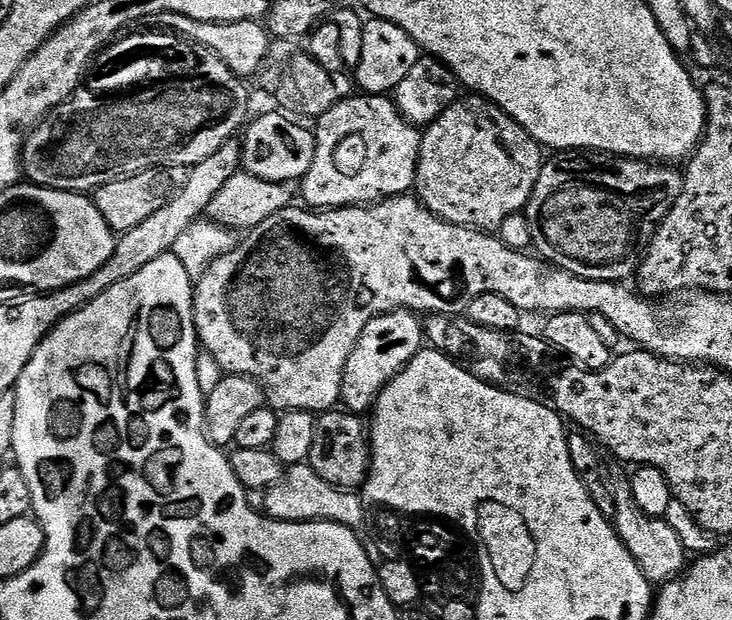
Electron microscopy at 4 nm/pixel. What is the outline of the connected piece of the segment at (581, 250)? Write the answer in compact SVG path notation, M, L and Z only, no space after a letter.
M560 150L555 154L549 155L547 159L545 159L544 169L540 172L540 177L534 186L532 197L528 199L526 209L526 215L530 222L530 230L532 231L532 248L535 249L549 265L555 266L561 272L572 272L576 276L582 277L583 280L615 280L617 282L624 282L629 279L627 276L635 277L640 267L640 261L644 258L648 244L652 241L652 235L656 233L656 228L666 218L668 211L674 206L678 194L682 194L684 178L681 169L678 170L676 168L679 167L673 166L668 162L633 160L630 156L613 156L611 152Z

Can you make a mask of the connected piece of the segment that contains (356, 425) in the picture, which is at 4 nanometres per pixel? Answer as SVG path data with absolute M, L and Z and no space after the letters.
M329 410L315 417L314 442L306 463L330 486L345 490L360 490L368 479L370 463L370 436L359 415L347 410Z

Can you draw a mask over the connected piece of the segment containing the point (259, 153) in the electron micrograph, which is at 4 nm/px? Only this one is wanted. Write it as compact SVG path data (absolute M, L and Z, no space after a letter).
M268 112L254 120L242 132L243 171L268 183L285 184L303 180L304 175L310 170L310 165L314 163L315 131L309 125L307 128L304 124L295 124L276 112Z

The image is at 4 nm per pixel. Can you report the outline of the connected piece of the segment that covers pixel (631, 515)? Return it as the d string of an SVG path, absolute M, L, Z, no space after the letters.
M617 479L614 487L616 489L615 530L626 546L626 550L630 550L634 562L638 562L648 583L653 586L663 586L669 580L676 579L685 571L686 553L682 538L678 538L678 534L674 534L674 526L670 526L667 519L644 513L635 502L627 479Z

